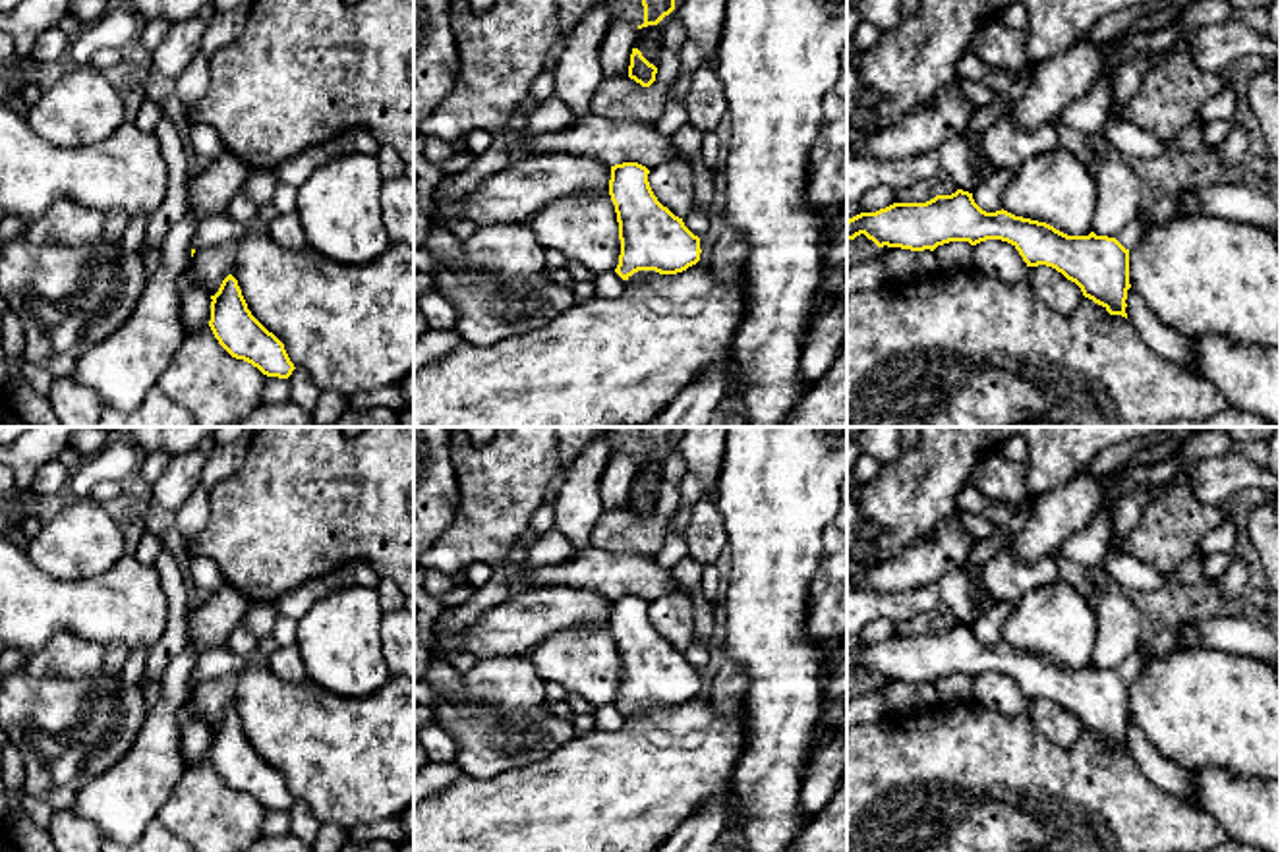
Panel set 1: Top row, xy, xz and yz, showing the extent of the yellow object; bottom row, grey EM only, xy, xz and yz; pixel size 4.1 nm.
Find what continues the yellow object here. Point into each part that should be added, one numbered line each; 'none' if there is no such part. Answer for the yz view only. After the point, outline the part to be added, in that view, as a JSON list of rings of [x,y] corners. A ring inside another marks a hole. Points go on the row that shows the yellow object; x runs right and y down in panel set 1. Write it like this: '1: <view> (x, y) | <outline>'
1: yz (1135, 230) | [[[1137,216],[1135,220],[1131,220],[1118,236],[1116,240],[1125,247],[1125,249],[1133,249],[1137,247],[1137,243],[1147,236],[1150,228],[1145,224],[1145,220],[1141,216]]]

